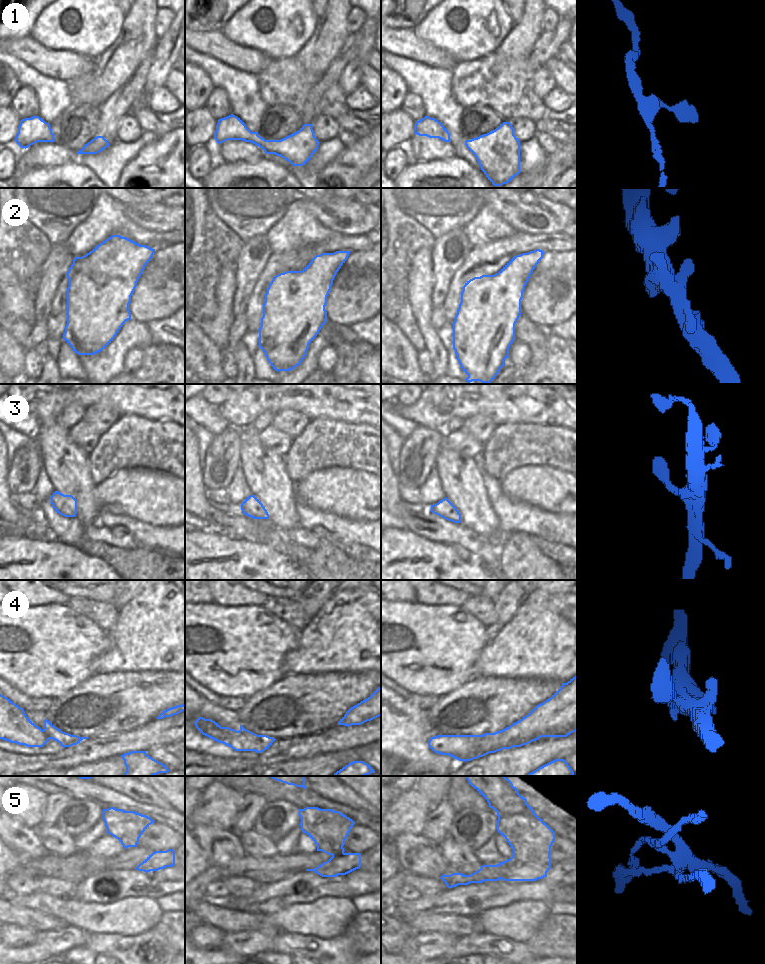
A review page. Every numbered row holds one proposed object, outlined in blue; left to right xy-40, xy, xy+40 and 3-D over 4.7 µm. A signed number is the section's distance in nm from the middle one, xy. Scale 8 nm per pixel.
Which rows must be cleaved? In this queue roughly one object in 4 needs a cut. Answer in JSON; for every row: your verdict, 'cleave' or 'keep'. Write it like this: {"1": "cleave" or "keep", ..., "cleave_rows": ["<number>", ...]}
{"1": "keep", "2": "keep", "3": "keep", "4": "keep", "5": "cleave", "cleave_rows": ["5"]}

